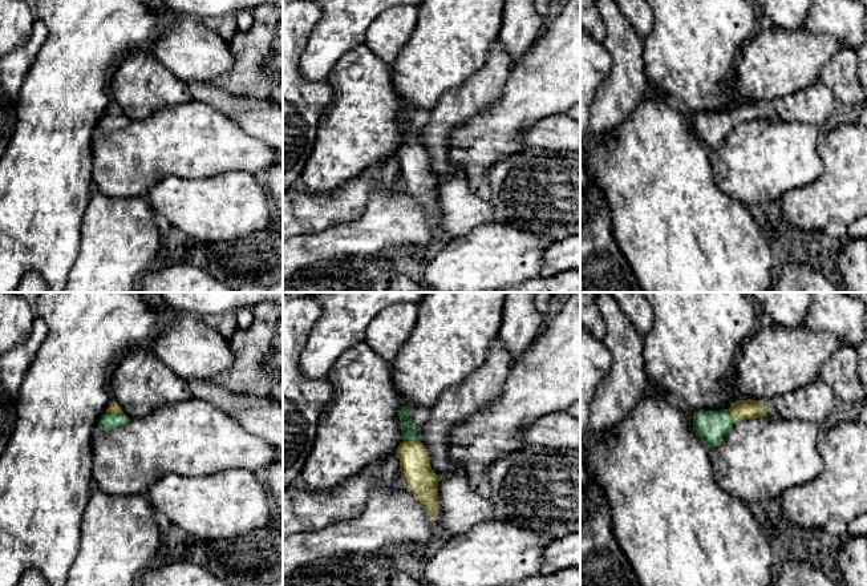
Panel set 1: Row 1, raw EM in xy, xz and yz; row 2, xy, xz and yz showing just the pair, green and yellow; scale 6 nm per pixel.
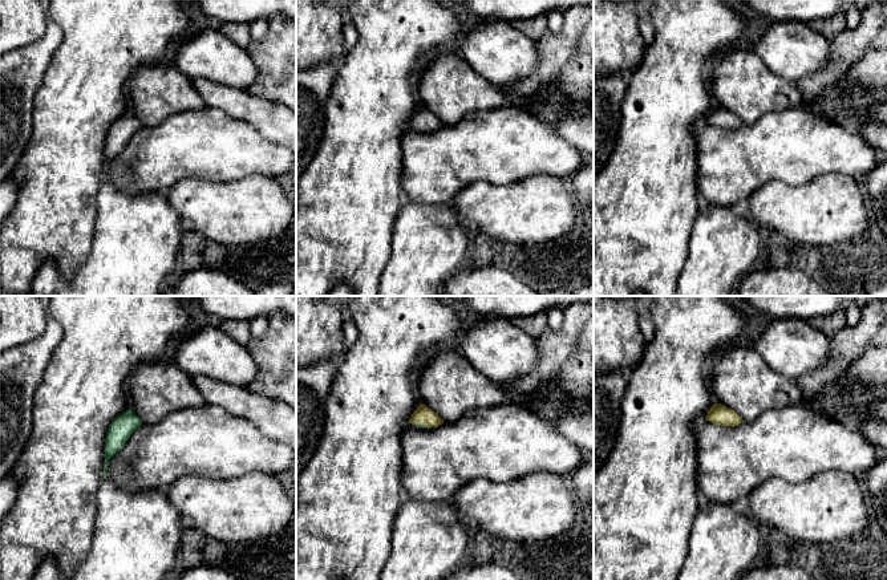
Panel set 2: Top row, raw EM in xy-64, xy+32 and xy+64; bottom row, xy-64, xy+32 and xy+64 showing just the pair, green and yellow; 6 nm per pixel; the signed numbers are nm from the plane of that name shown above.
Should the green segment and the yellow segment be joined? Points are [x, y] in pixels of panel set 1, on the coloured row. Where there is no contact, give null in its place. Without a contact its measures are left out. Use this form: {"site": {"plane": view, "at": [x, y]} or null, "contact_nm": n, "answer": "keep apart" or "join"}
{"site": {"plane": "xy", "at": [114, 413]}, "contact_nm": 120, "answer": "join"}

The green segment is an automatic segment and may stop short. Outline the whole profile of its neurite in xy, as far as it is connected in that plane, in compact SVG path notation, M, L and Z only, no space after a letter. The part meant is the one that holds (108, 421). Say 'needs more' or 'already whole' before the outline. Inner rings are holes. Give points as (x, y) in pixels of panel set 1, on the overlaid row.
needs more | M113 401L106 412L101 416L98 427L102 431L110 431L118 427L126 425L129 417L122 412L122 409Z

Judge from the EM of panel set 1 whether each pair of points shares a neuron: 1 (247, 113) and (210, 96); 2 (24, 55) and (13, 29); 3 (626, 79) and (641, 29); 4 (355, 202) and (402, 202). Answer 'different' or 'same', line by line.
1: same
2: different
3: different
4: different

